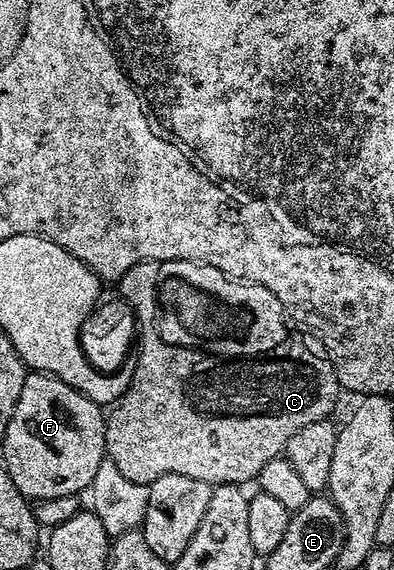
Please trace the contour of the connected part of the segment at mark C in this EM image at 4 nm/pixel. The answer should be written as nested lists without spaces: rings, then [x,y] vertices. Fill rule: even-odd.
[[[146,260],[135,264],[119,280],[120,297],[132,307],[139,323],[139,341],[135,346],[137,363],[133,366],[133,375],[129,382],[127,378],[127,385],[105,419],[106,455],[127,480],[144,486],[168,474],[191,476],[210,484],[252,483],[263,464],[284,455],[287,440],[291,440],[299,428],[307,428],[307,424],[332,415],[337,397],[343,394],[337,372],[328,357],[317,355],[303,343],[292,340],[282,342],[268,354],[230,358],[159,340],[157,317],[153,315],[153,282],[157,282],[153,274],[157,274],[159,267],[161,263]]]

